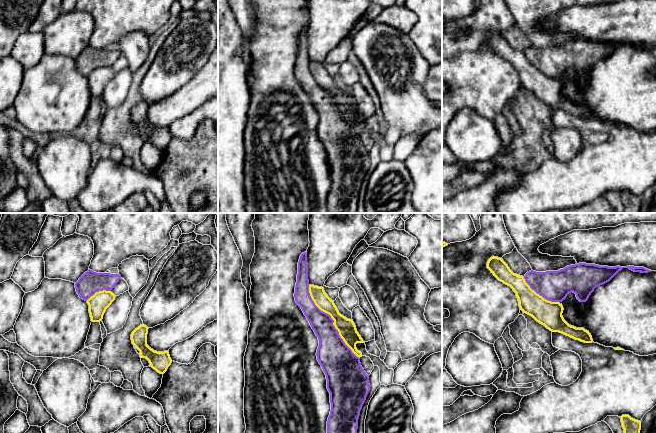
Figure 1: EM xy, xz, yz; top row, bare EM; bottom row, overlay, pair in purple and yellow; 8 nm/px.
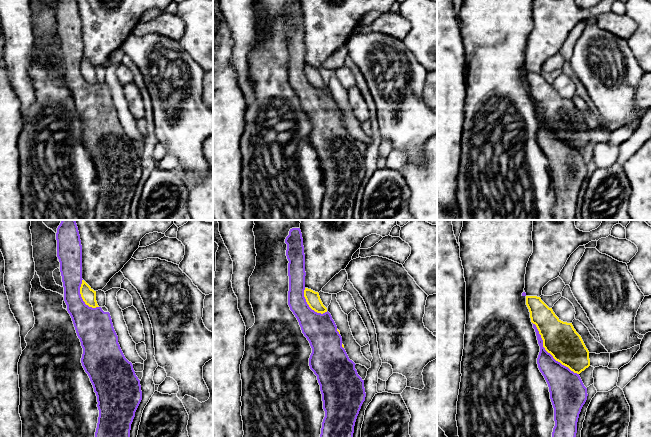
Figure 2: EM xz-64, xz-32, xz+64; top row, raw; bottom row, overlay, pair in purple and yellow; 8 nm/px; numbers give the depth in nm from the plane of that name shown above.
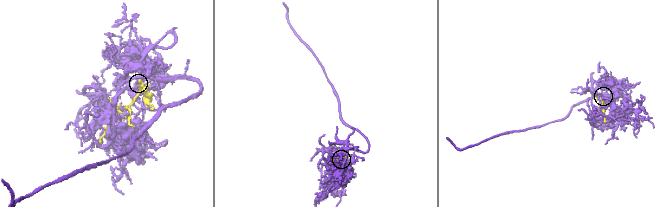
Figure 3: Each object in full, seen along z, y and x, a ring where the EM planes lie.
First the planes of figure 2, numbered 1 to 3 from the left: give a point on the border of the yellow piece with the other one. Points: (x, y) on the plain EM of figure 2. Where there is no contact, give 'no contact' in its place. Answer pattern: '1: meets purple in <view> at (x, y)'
1: meets purple in xz-64 at (81, 74)
2: meets purple in xz-32 at (308, 82)
3: meets purple in xz+64 at (547, 128)

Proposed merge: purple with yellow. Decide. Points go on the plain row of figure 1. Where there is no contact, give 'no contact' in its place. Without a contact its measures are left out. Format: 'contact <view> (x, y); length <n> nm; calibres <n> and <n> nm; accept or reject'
contact xz (333, 96); length 700 nm; calibres 240 and 150 nm; accept

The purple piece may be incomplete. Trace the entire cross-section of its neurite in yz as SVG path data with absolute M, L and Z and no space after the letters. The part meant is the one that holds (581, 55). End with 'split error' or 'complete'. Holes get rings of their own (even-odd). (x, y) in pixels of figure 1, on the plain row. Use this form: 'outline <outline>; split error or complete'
outline M494 32L488 36L487 44L499 57L513 65L518 74L520 86L522 86L523 89L532 92L537 98L544 101L552 108L562 109L584 119L593 118L589 107L585 106L584 104L576 104L569 101L562 92L564 84L561 78L565 76L567 71L573 68L576 70L576 73L580 78L586 78L596 63L609 58L623 44L629 44L634 48L651 48L651 46L648 46L644 43L608 43L595 40L579 39L567 42L558 47L536 48L531 46L523 53L514 50L508 41L503 37L503 35Z; split error

